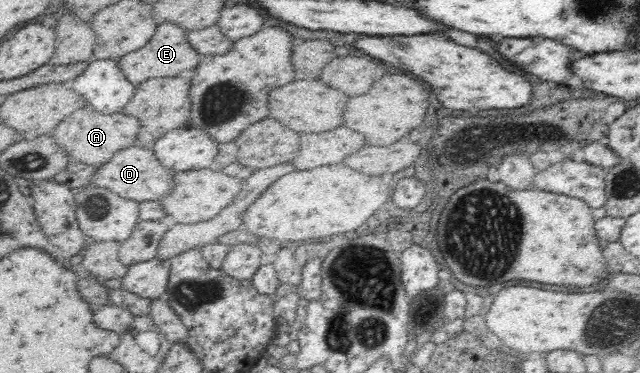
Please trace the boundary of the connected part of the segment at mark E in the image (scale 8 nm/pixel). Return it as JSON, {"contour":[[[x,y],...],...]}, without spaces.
{"contour":[[[160,21],[158,31],[142,49],[138,49],[130,55],[124,55],[120,59],[120,67],[126,75],[126,79],[130,79],[132,83],[142,83],[152,77],[174,77],[186,69],[198,67],[200,55],[196,53],[194,46],[188,43],[189,39],[186,37],[186,33],[188,31],[184,31],[184,28],[176,23]]]}

